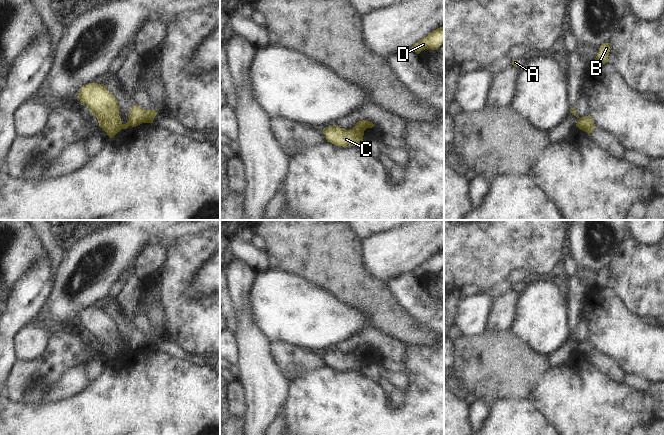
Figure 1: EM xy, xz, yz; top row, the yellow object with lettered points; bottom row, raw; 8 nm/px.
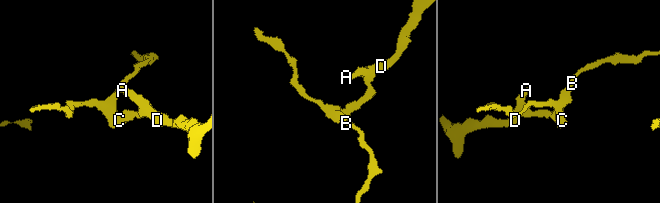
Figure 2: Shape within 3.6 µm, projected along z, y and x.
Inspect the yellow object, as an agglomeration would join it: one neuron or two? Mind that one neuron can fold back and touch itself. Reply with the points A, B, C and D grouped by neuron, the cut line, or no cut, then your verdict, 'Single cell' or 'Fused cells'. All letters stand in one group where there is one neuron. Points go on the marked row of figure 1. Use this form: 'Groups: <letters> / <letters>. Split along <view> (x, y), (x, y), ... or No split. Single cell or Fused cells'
Groups: A D / B C. Split along xz (352, 129), (362, 137). Fused cells.

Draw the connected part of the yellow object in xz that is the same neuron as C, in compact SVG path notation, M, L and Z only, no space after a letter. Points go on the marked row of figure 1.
M336 125L324 128L323 134L326 137L327 142L336 146L361 146L361 143L363 142L363 137L356 134L353 129L346 130Z

